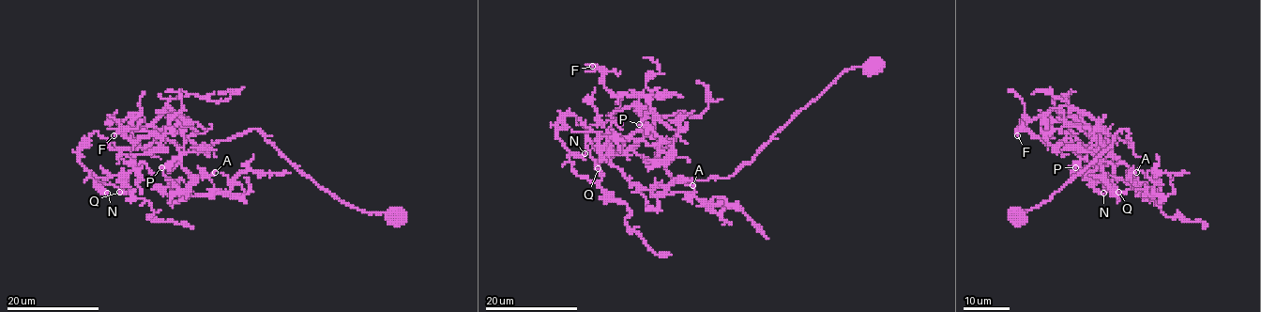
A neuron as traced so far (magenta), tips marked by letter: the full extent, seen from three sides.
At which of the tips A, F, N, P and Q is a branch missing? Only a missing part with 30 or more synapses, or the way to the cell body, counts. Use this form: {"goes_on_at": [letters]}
{"goes_on_at": []}

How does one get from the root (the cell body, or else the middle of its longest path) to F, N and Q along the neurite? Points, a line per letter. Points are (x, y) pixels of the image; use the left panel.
F: (395, 212), (341, 202), (257, 130), (198, 147), (168, 111), (151, 126), (176, 125), (161, 136), (113, 135)
N: (395, 212), (341, 202), (261, 131), (198, 147), (172, 111), (134, 149), (89, 135), (78, 160), (107, 193)
Q: (395, 212), (341, 202), (261, 131), (198, 147), (172, 111), (134, 149), (87, 138), (78, 160), (119, 192)

